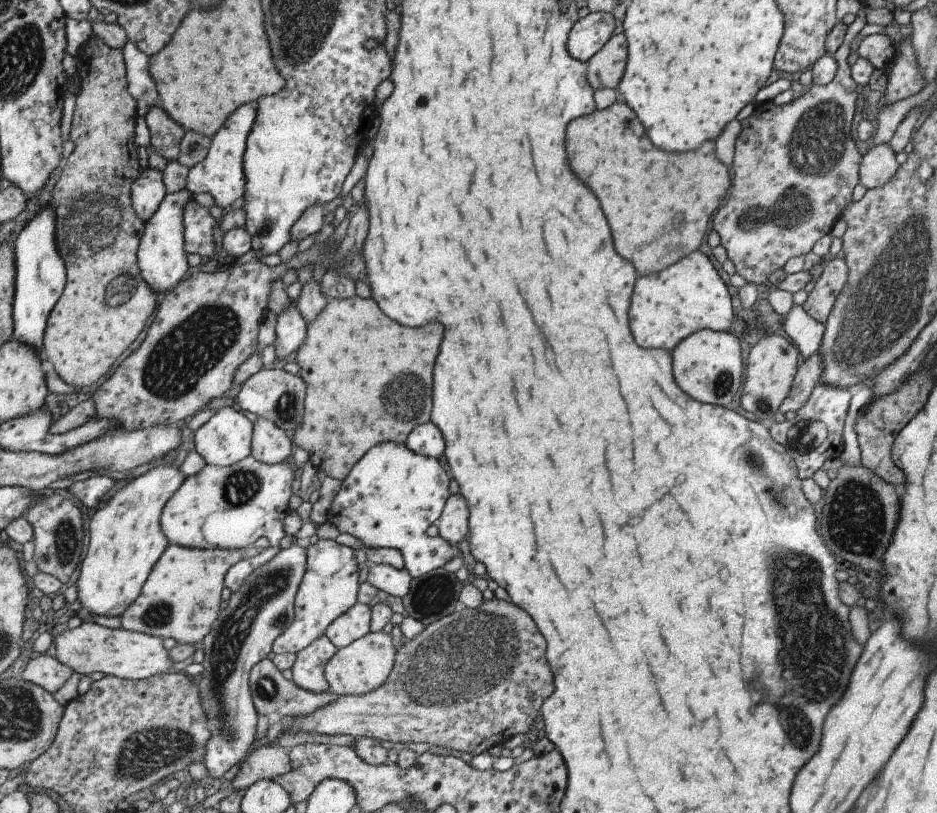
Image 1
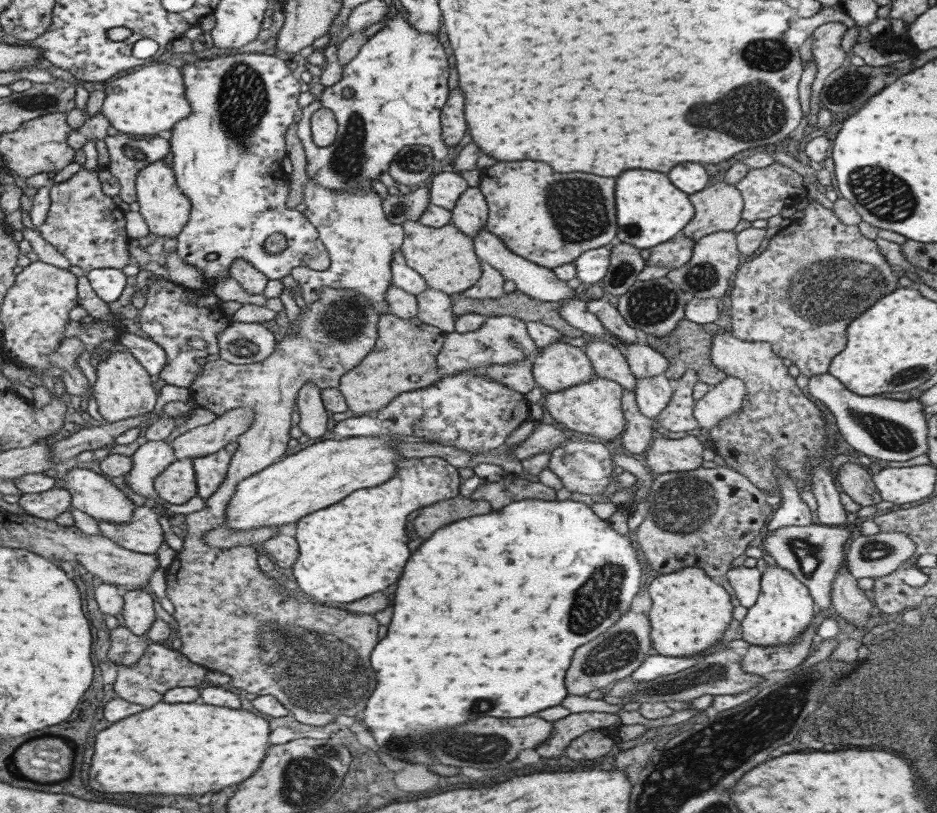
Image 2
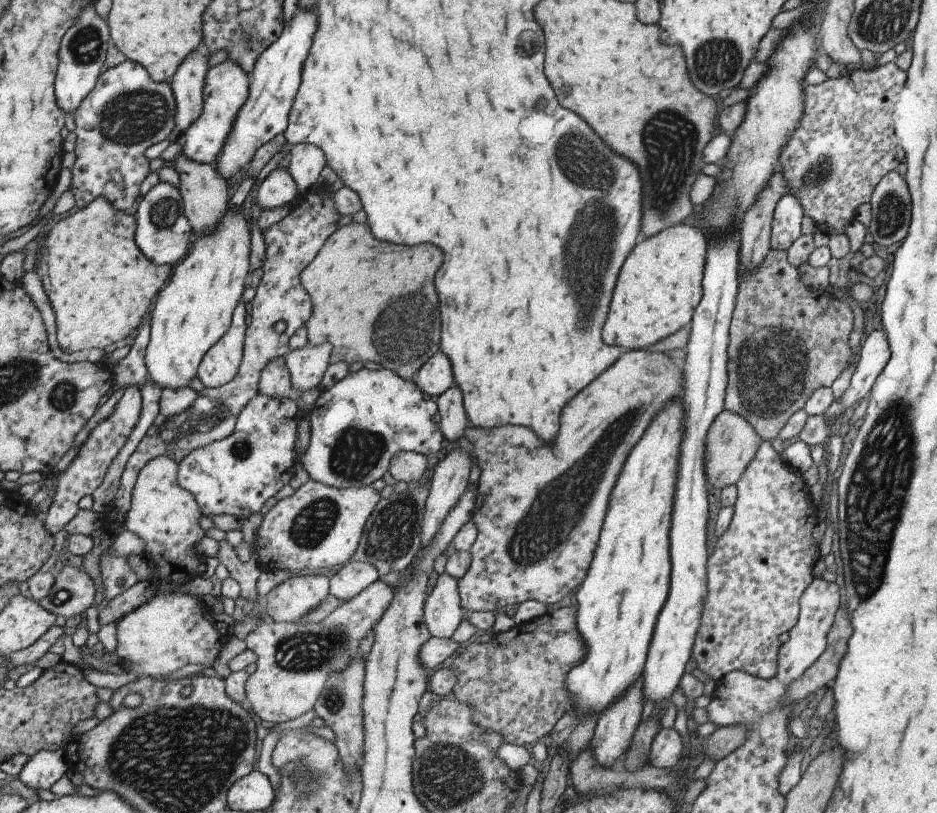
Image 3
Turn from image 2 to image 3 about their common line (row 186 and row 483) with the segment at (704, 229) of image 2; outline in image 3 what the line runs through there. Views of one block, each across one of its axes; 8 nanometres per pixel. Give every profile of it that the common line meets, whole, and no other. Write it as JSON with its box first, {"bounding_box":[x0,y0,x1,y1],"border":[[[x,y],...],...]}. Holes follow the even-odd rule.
{"bounding_box":[704,411,761,489],"border":[[[722,411],[716,415],[708,429],[704,445],[704,472],[708,489],[731,487],[741,479],[748,463],[759,449],[761,438],[756,434],[753,427],[743,416],[732,411]]]}

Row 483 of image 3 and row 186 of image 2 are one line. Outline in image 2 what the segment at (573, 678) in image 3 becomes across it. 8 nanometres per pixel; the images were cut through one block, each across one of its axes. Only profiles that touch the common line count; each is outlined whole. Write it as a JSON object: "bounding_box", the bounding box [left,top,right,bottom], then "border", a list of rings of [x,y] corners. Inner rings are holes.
{"bounding_box":[616,170,695,251],"border":[[[628,170],[618,176],[616,180],[616,208],[618,208],[617,237],[619,243],[630,244],[639,251],[652,249],[660,244],[671,241],[692,221],[695,216],[695,207],[690,204],[688,194],[678,190],[666,174],[658,174],[652,170]]]}

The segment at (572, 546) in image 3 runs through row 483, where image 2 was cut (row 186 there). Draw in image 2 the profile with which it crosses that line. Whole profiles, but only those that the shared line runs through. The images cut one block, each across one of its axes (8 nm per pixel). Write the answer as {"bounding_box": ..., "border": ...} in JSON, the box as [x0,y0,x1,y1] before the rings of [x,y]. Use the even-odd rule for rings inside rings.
{"bounding_box":[478,162,617,269],"border":[[[498,162],[480,171],[478,188],[486,197],[489,218],[485,230],[498,236],[512,253],[533,264],[554,269],[573,264],[583,252],[614,244],[617,237],[616,206],[614,206],[614,178],[600,178],[594,174],[574,172],[556,174],[544,162]]]}

